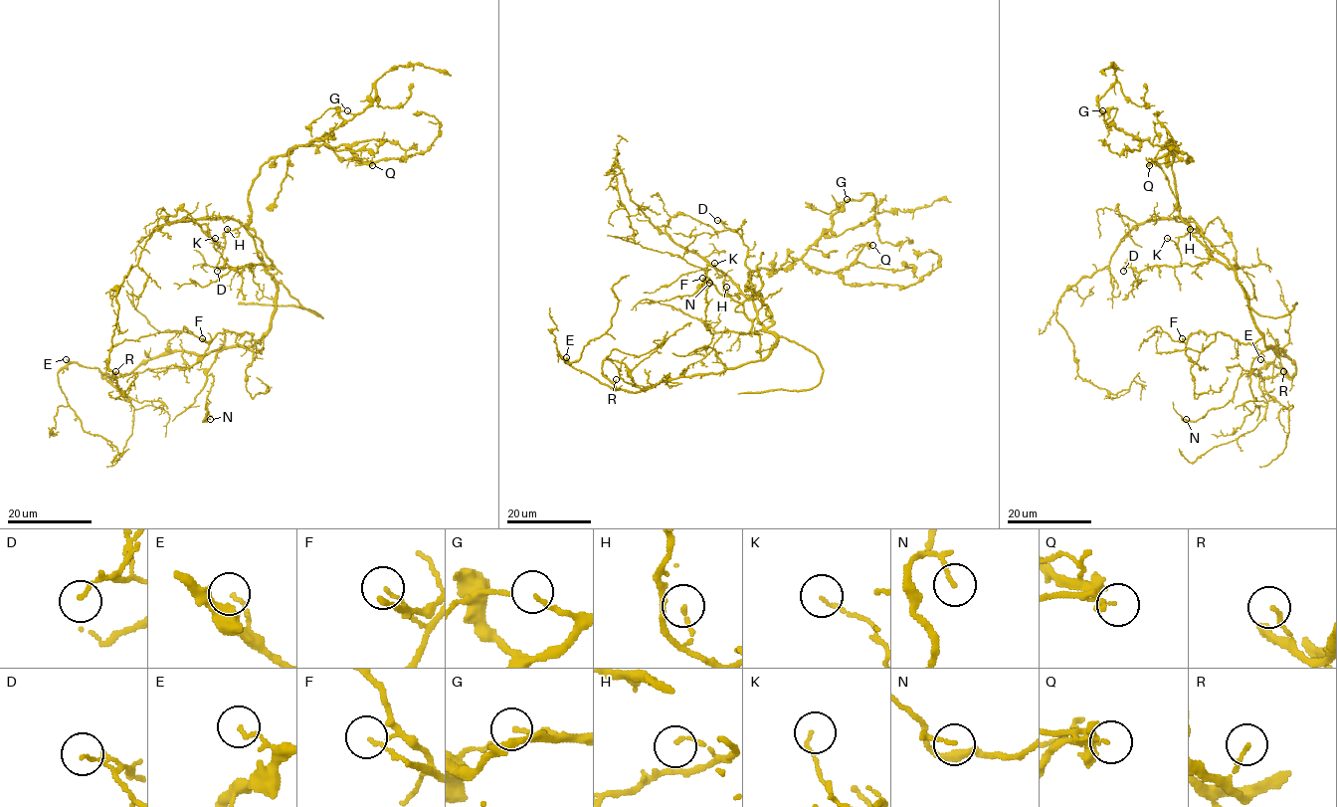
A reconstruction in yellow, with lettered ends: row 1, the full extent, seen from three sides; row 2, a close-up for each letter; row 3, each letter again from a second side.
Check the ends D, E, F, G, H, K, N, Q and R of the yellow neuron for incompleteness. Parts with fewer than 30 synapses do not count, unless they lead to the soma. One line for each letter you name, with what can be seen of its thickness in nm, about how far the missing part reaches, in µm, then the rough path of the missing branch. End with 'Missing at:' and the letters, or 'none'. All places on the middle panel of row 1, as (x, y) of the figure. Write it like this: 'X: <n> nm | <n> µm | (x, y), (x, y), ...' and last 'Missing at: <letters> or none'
Q: 170 nm | 40 µm | (872, 245), (906, 237), (910, 220), (928, 207), (919, 206), (925, 181)
Missing at: Q

